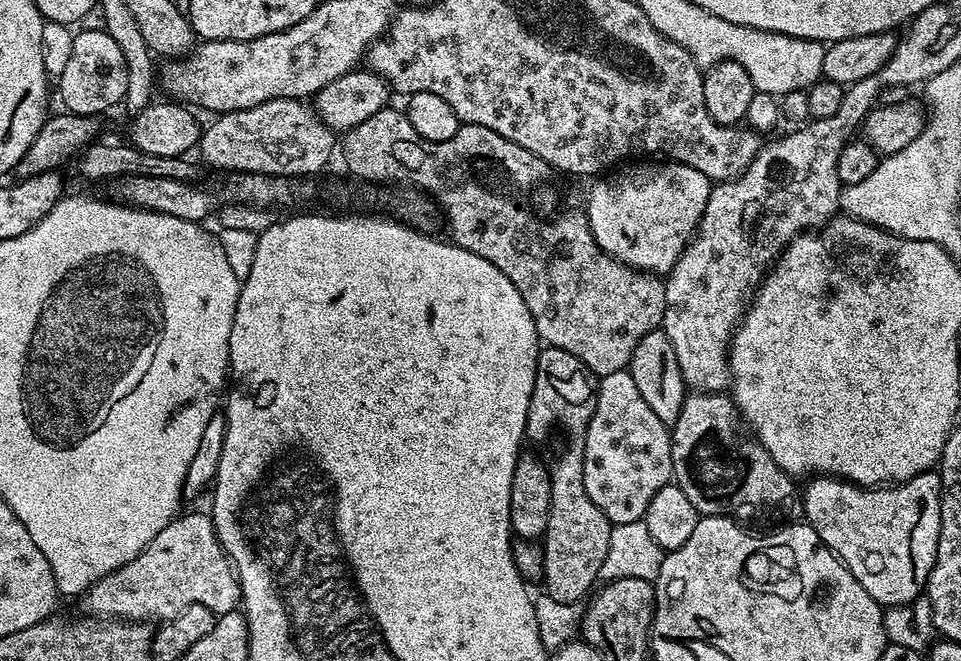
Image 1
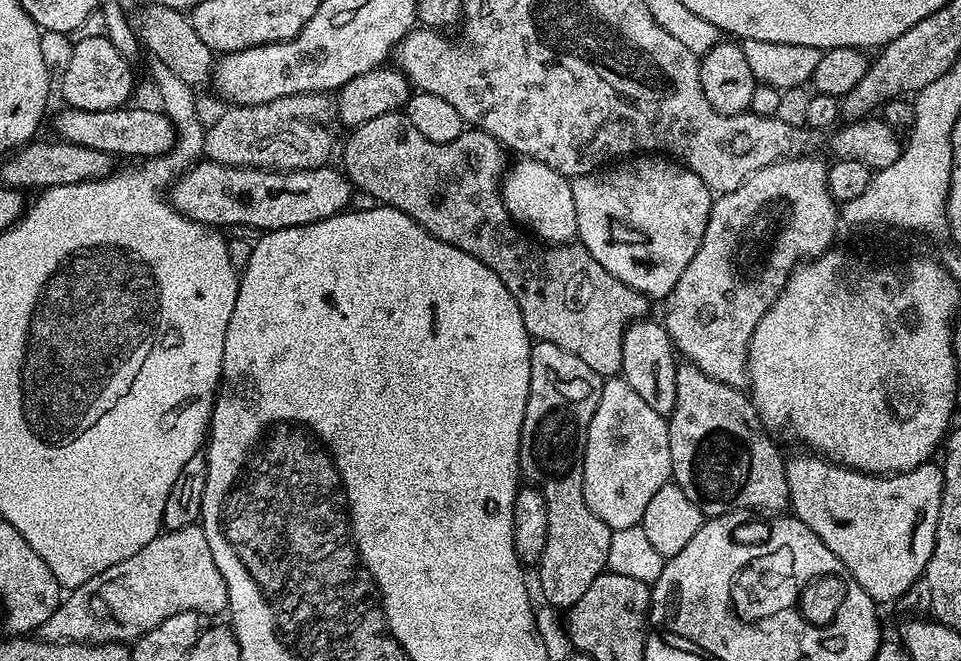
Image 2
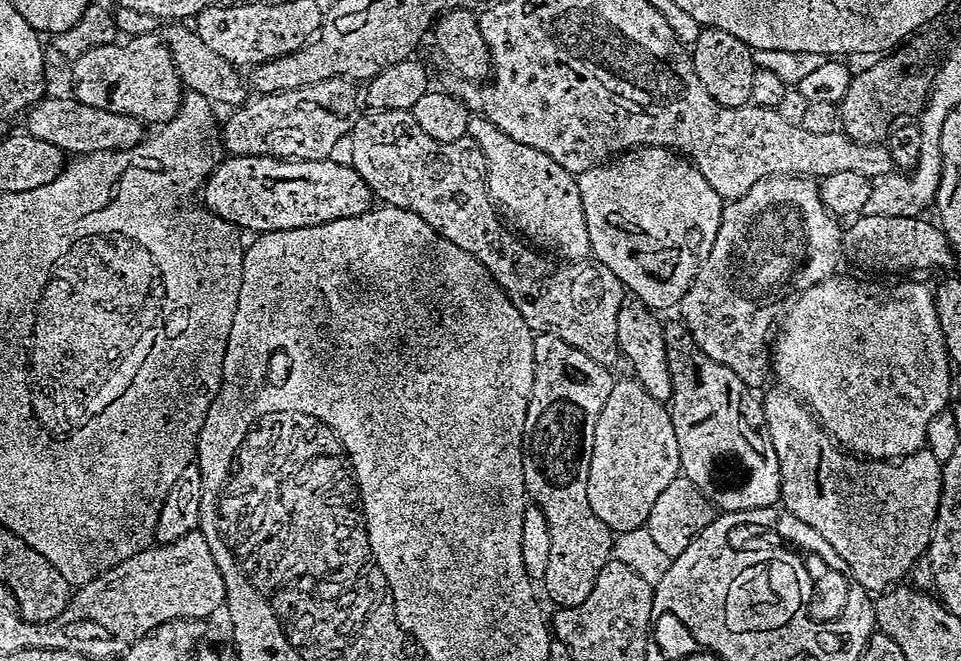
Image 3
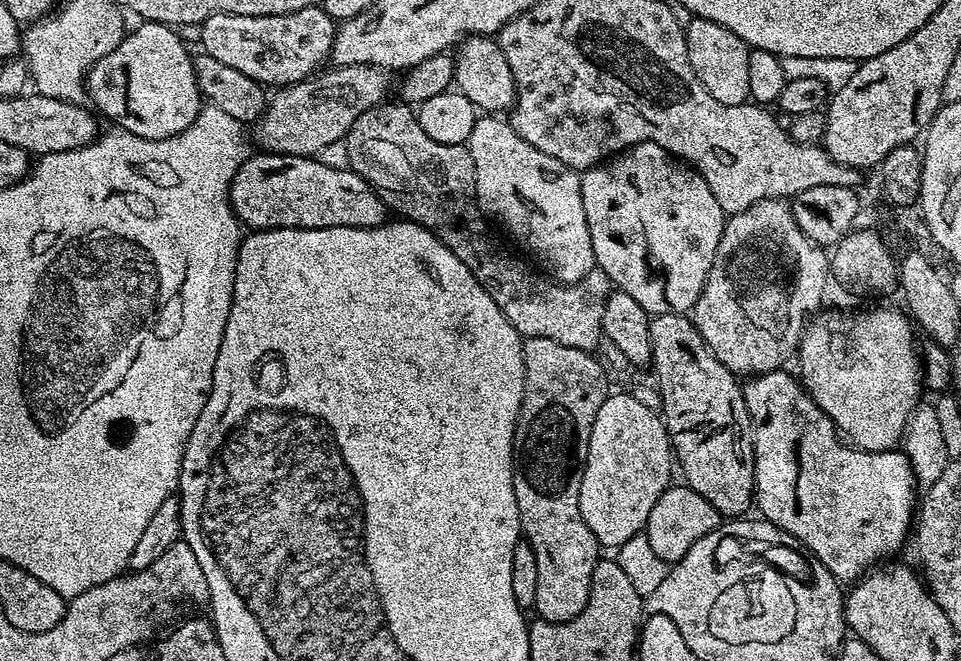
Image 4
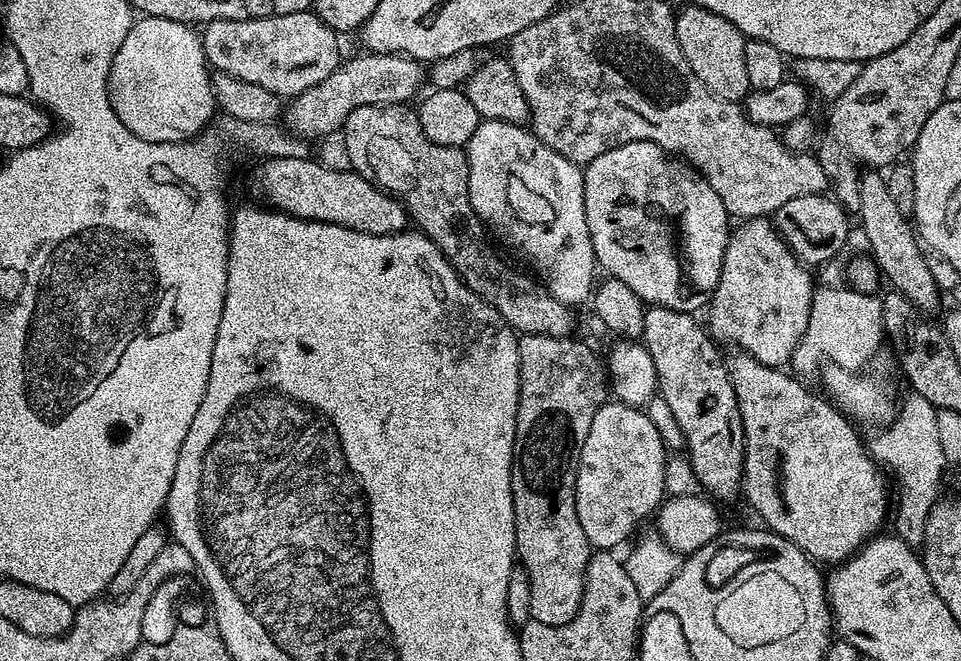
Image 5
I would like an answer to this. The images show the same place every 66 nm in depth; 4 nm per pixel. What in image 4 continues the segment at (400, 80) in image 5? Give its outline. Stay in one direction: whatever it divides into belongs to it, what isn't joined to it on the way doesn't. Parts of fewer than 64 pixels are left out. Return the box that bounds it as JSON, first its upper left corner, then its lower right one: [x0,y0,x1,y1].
[254,64,389,158]

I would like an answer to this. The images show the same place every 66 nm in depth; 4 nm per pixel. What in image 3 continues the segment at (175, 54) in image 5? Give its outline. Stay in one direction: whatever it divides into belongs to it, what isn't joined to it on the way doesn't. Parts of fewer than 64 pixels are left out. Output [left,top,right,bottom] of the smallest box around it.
[71,36,182,126]

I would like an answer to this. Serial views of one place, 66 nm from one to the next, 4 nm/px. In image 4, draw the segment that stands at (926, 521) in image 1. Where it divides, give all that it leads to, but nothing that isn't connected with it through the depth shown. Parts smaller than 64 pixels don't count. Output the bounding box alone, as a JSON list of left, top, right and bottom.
[743,370,918,578]

